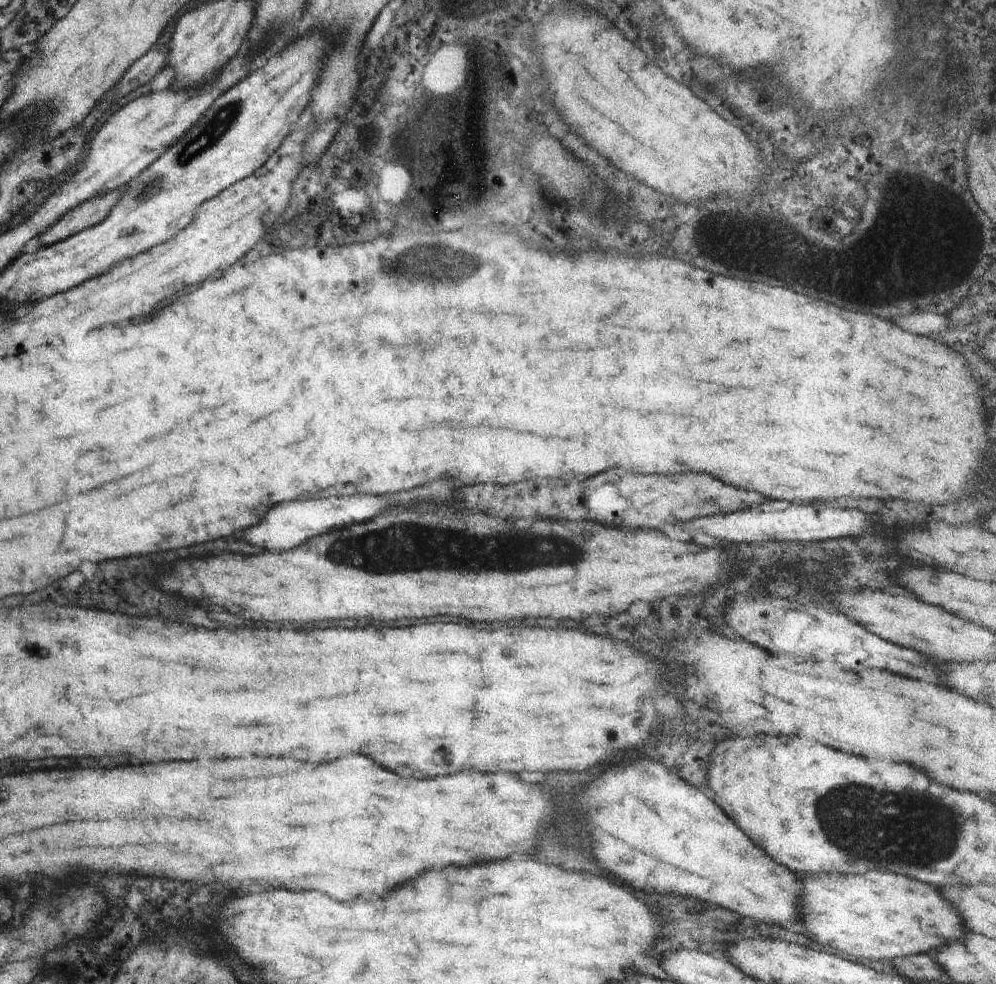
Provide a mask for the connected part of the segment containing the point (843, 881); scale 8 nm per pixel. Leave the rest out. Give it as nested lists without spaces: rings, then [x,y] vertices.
[[[870,870],[864,874],[830,874],[801,877],[803,893],[801,894],[800,922],[806,927],[806,935],[818,944],[832,946],[846,952],[852,958],[866,958],[888,962],[896,957],[934,953],[944,943],[964,936],[966,931],[958,912],[942,896],[942,890],[928,886],[910,876],[886,874],[882,870]]]

